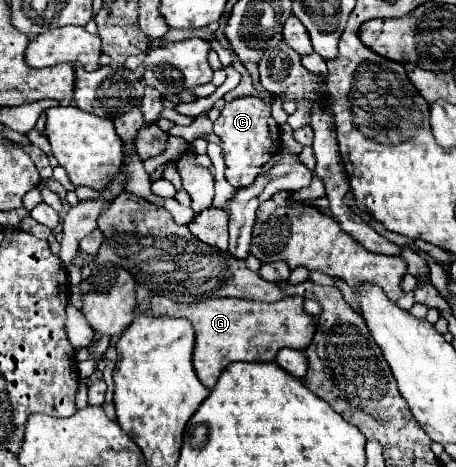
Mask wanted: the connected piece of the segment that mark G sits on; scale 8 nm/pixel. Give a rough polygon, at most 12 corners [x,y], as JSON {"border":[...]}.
{"border":[[304,297],[174,303],[192,319],[194,369],[212,389],[228,363],[304,351],[316,331]]}

